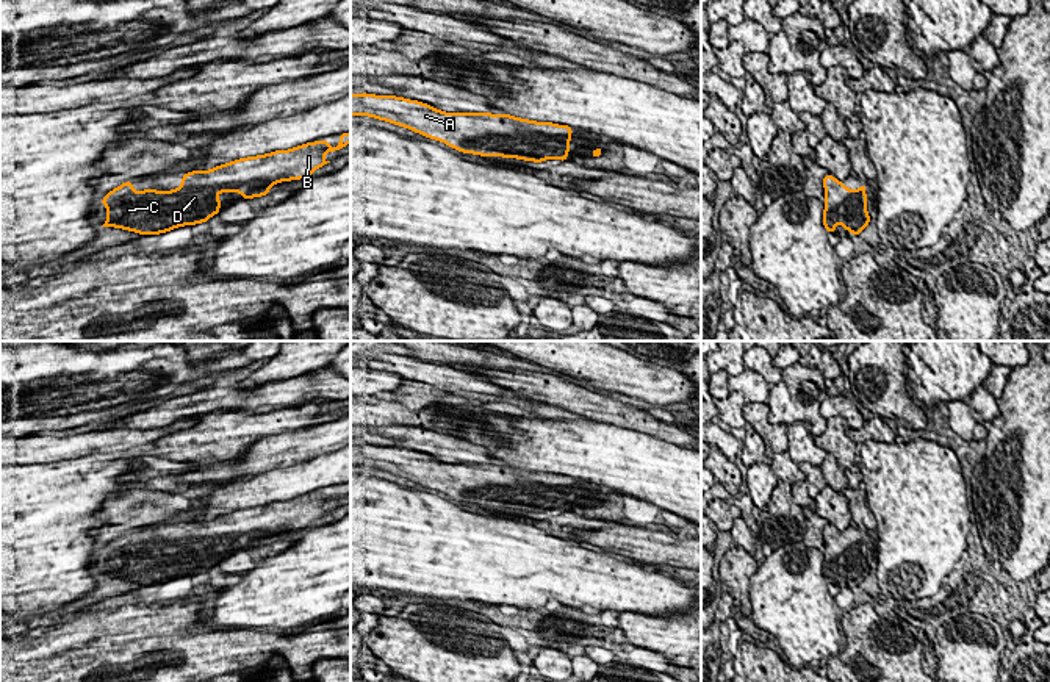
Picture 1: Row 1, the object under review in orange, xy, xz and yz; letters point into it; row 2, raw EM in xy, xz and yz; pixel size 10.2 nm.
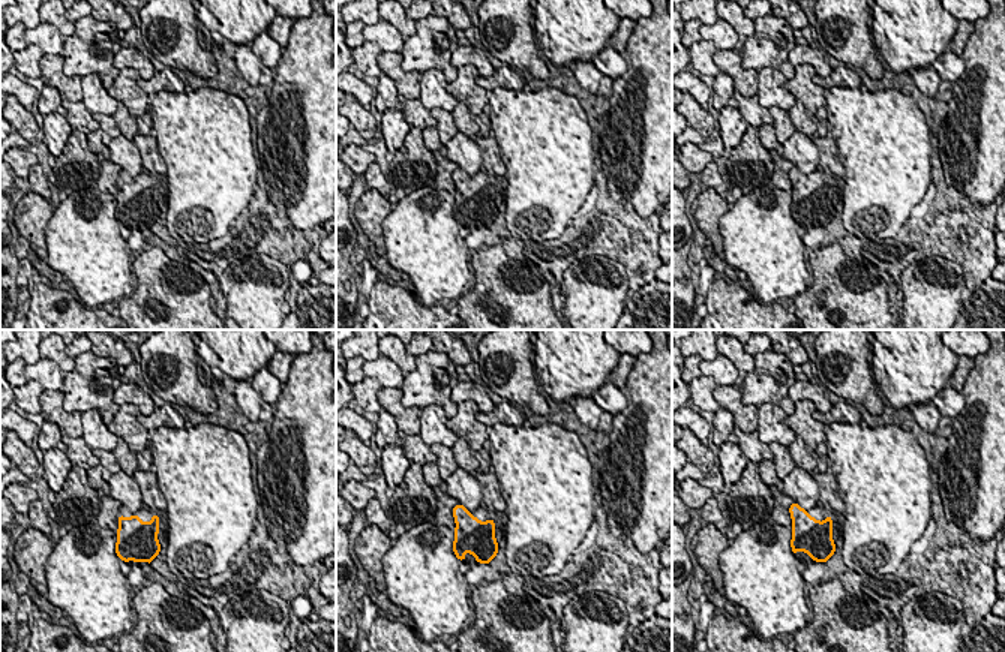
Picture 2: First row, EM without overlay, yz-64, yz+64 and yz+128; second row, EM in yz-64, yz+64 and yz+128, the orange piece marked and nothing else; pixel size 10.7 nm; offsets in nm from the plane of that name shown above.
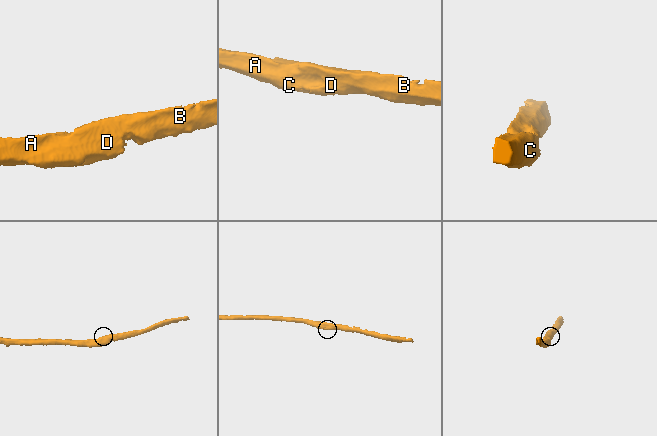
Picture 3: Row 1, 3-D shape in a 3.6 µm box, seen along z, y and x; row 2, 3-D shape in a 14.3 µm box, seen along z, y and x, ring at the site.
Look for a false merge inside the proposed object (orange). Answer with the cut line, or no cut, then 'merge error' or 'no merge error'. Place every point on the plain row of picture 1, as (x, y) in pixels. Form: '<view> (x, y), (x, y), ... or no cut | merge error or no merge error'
no cut | no merge error

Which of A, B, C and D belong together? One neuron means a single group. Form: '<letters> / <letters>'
A B C D

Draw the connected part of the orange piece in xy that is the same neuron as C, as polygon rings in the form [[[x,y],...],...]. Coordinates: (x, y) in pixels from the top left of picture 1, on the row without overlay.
[[[351,483],[340,485],[340,494],[330,497],[330,491],[316,491],[297,496],[289,501],[277,501],[266,505],[239,508],[232,513],[216,516],[211,521],[186,522],[182,527],[182,537],[172,541],[135,541],[133,532],[110,541],[100,554],[106,557],[106,573],[102,577],[116,577],[128,582],[136,582],[142,587],[166,583],[169,580],[208,573],[208,569],[219,563],[219,543],[239,543],[244,549],[260,547],[269,544],[269,538],[289,530],[308,529],[315,519],[330,513],[324,508],[327,502],[338,502],[351,493]]]

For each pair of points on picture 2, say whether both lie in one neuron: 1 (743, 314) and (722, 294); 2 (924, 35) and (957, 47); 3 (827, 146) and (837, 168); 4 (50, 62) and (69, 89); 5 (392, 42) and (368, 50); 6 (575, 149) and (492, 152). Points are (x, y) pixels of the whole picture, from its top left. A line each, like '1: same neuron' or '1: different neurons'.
1: same neuron
2: different neurons
3: same neuron
4: same neuron
5: different neurons
6: different neurons

